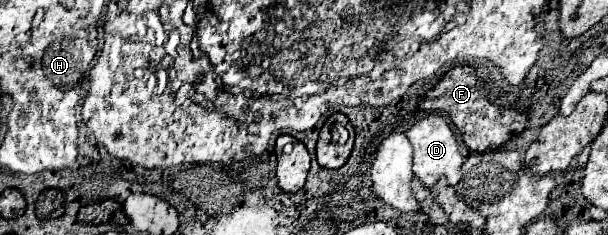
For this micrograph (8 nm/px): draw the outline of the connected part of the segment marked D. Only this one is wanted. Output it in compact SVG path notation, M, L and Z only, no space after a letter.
M429 114L417 124L413 124L407 132L409 142L415 148L413 156L413 174L427 186L431 188L441 176L447 176L449 186L457 186L463 178L463 164L465 164L465 154L461 154L461 148L457 144L457 138L451 130L451 122L447 116L437 116Z

